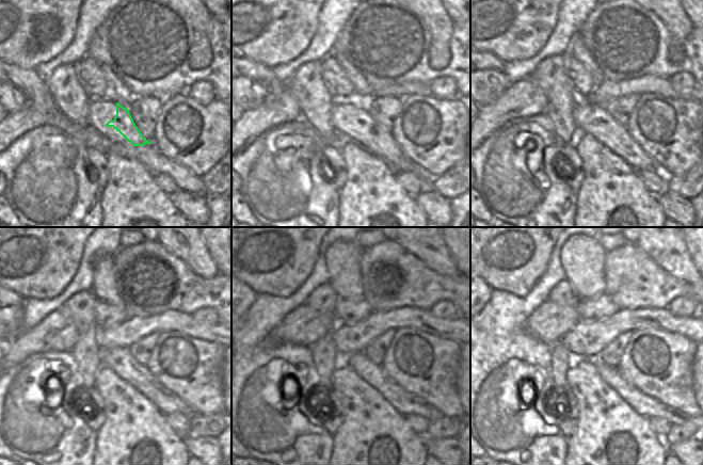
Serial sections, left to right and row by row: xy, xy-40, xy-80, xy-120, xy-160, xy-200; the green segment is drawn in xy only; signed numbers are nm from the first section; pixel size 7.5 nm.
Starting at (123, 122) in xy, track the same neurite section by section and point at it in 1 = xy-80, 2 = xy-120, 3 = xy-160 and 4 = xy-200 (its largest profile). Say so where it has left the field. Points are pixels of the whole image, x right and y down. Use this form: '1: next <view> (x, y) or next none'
1: next xy-80 (620, 142)
2: next xy-120 (138, 375)
3: next xy-160 (405, 403)
4: next xy-200 (642, 404)

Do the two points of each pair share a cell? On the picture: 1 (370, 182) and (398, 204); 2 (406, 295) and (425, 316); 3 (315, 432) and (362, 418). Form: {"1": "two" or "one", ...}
{"1": "one", "2": "two", "3": "two"}

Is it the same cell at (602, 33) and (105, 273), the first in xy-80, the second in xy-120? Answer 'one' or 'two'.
two

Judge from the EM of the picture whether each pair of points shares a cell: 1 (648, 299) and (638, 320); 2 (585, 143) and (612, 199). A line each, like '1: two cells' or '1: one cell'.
1: two cells
2: one cell

